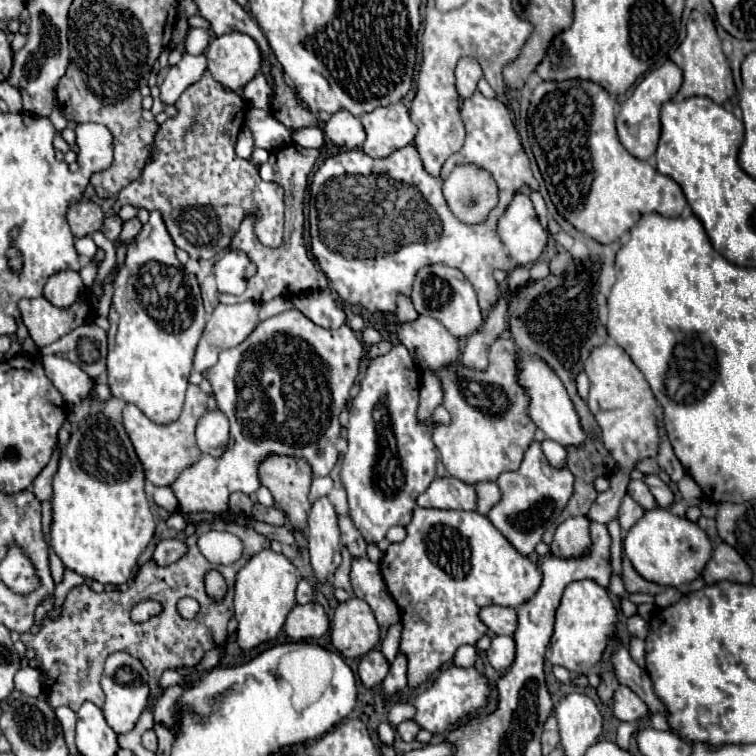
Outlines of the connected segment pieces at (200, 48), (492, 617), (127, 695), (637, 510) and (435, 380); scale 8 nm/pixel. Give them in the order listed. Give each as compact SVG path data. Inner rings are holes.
M191 28L187 38L185 38L185 52L187 54L193 54L193 56L199 56L205 52L205 48L209 46L209 32L203 30L203 28Z
M487 606L487 608L481 608L479 618L495 634L511 636L515 632L515 628L517 628L517 612L513 608Z
M115 652L105 662L105 672L103 672L103 678L101 678L101 686L103 686L103 692L105 692L103 714L105 714L107 724L117 734L125 734L125 732L133 730L141 712L147 708L147 698L149 698L147 680L149 680L149 676L147 676L143 664L137 658L129 656L127 652Z
M625 496L623 504L621 504L621 510L619 510L619 524L621 524L621 528L629 530L643 514L645 514L645 510L631 496Z
M425 372L423 382L421 382L421 402L419 402L419 412L417 416L425 422L429 422L431 412L443 404L443 388L441 380L435 372Z

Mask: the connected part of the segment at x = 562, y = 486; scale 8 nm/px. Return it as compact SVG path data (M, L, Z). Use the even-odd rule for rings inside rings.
M533 440L525 452L521 468L515 472L501 474L497 484L501 488L501 500L491 508L487 518L513 544L513 548L519 554L529 556L535 550L535 546L541 542L545 528L557 520L557 516L563 512L567 500L571 498L573 474L567 468L555 470L547 462L547 458L541 450L541 442Z

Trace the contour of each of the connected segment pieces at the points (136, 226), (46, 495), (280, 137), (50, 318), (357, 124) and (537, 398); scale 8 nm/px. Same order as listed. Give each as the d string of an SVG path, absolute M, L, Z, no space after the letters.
M137 218L129 220L125 226L123 226L123 232L121 232L121 238L119 238L119 254L117 254L117 270L121 270L123 266L123 256L125 256L125 244L131 242L137 234L141 232L141 222Z
M55 446L49 464L41 470L41 474L39 474L39 476L35 478L35 482L31 484L31 490L33 490L33 494L37 496L37 500L49 500L49 498L53 496L51 482L53 482L53 476L55 476L55 472L57 472L59 458L61 458L61 448Z
M249 108L245 116L245 126L251 130L255 146L265 148L269 152L291 144L291 132L279 120L275 120L269 110Z
M43 296L41 298L23 298L23 300L19 300L19 310L21 310L21 318L29 330L29 336L33 338L33 342L39 348L69 334L71 330L75 330L75 326L93 320L93 310L83 300L71 304L69 308L59 308L59 306L53 306Z
M341 110L333 114L325 124L325 134L343 150L361 148L365 142L365 130L359 118Z
M523 356L519 362L519 368L521 368L519 382L531 396L531 404L529 404L531 420L537 424L537 428L541 428L547 434L549 440L555 440L561 446L577 446L579 448L587 436L581 428L579 416L577 416L573 402L569 400L559 376L539 356Z

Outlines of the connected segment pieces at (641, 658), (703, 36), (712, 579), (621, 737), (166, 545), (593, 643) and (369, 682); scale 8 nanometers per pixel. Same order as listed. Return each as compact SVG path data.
M631 636L631 642L629 642L629 654L633 656L633 660L635 660L637 666L645 668L645 642L643 642L643 640Z
M693 12L687 22L687 38L681 42L681 46L673 52L671 60L677 64L683 72L683 86L675 94L675 102L681 102L691 96L707 96L717 104L723 104L727 98L735 94L733 74L729 68L729 62L721 50L721 40L715 32L713 18L709 14Z
M721 542L715 548L711 560L707 562L707 566L703 570L703 578L707 584L715 584L719 580L731 580L731 582L747 584L747 582L751 582L753 572L733 546Z
M641 718L641 720L637 720L637 722L621 722L621 726L619 726L619 730L617 730L617 746L629 750L629 738L631 738L631 734L633 734L641 724L645 724L647 720L649 720L649 718Z
M161 540L155 548L153 560L159 566L167 566L177 562L181 556L185 556L185 552L187 552L187 544L183 540Z
M575 580L571 582L561 598L555 614L555 632L547 650L547 660L551 664L565 666L571 672L587 672L593 668L607 648L609 636L617 630L617 610L603 586L595 580Z
M371 650L359 662L359 678L367 688L381 684L387 672L389 672L389 662L381 650Z

